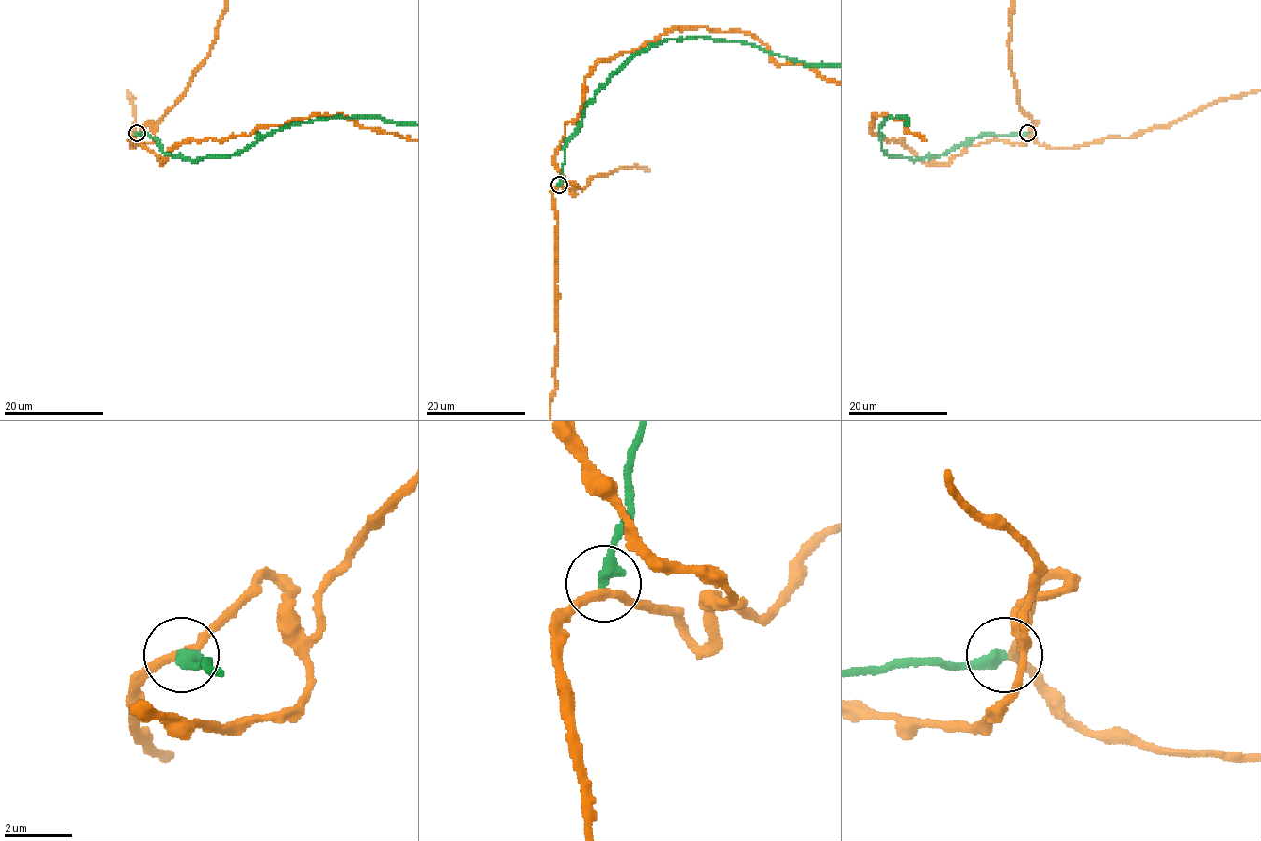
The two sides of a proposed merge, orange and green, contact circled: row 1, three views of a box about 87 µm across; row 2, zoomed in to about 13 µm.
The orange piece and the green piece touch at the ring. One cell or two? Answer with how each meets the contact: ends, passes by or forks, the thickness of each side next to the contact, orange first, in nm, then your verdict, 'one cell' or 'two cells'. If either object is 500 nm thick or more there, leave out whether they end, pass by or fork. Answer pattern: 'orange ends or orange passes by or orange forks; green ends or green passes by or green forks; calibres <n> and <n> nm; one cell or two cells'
orange passes by; green ends; calibres 240 and 380 nm; two cells

